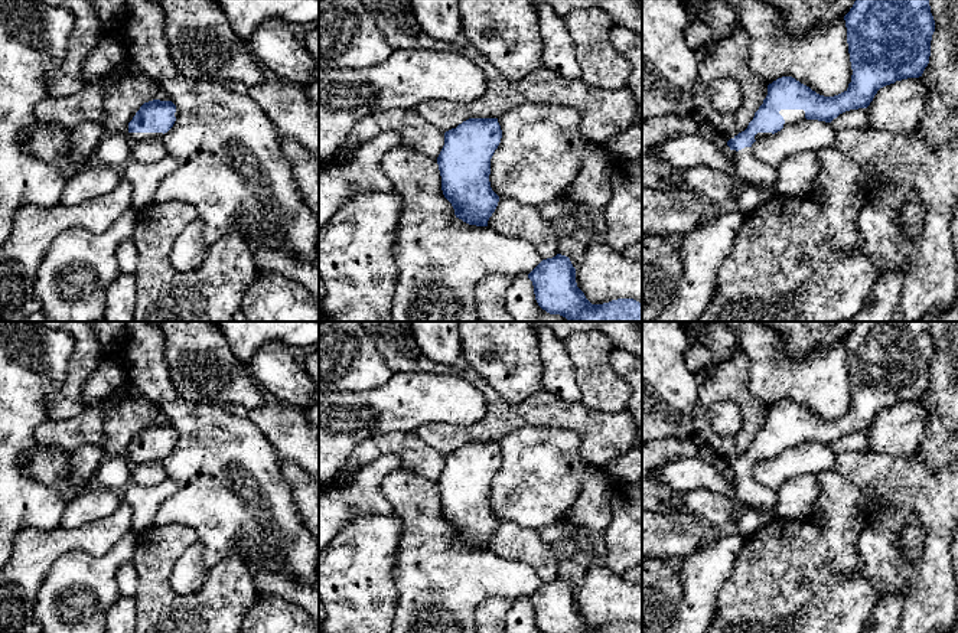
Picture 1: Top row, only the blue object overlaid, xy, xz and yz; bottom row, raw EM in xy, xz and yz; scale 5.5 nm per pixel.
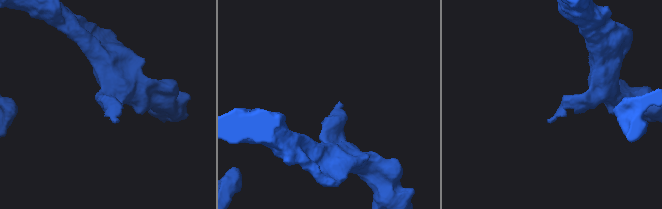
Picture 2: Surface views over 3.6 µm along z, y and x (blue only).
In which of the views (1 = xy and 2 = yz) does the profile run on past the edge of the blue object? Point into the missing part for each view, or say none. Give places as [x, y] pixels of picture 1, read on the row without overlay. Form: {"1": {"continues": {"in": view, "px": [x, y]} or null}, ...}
{"1": {"continues": {"in": "xy", "px": [133, 459]}}, "2": {"continues": {"in": "yz", "px": [749, 492]}}}

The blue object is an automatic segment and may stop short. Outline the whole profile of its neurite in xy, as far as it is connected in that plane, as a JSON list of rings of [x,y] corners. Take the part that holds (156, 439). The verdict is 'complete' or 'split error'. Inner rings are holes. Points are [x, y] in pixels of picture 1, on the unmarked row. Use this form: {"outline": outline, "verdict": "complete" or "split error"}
{"outline": [[[172,424],[144,425],[128,446],[128,461],[131,464],[162,461],[173,450],[176,440],[176,428]]], "verdict": "split error"}

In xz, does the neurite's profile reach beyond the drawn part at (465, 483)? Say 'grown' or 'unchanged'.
unchanged

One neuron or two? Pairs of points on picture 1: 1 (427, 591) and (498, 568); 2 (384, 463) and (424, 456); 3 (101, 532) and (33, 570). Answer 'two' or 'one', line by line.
1: one
2: two
3: one

